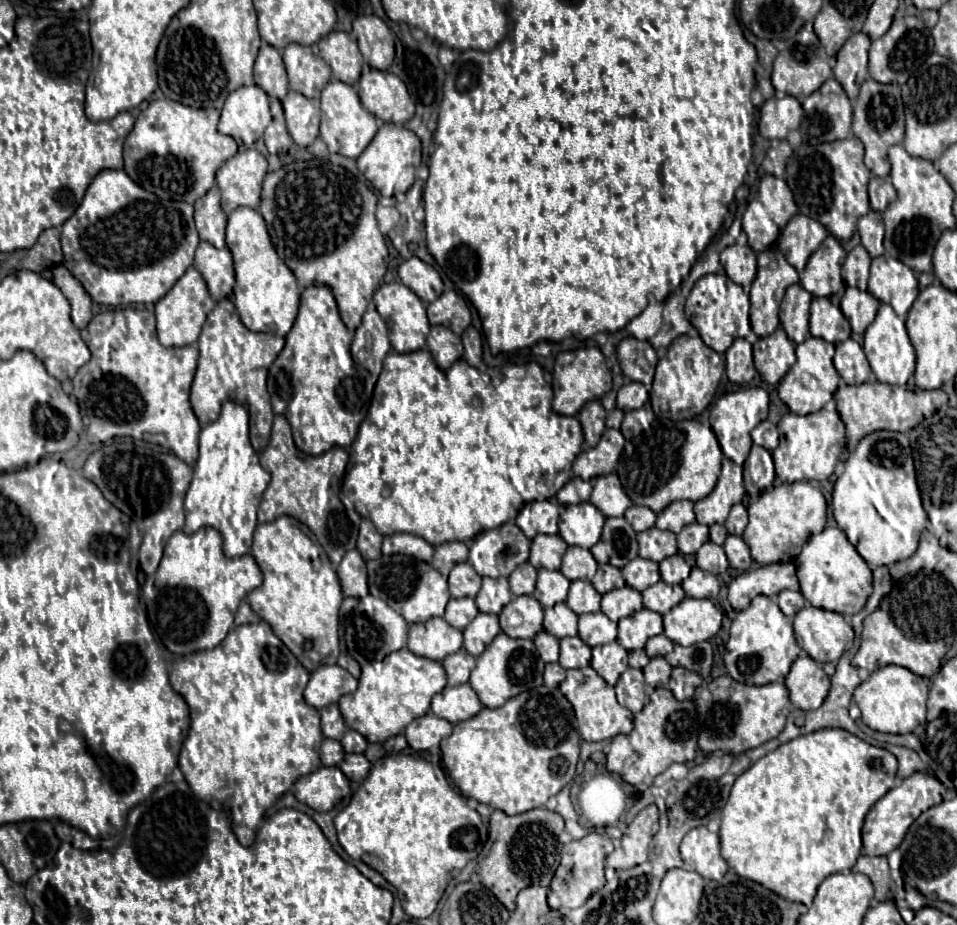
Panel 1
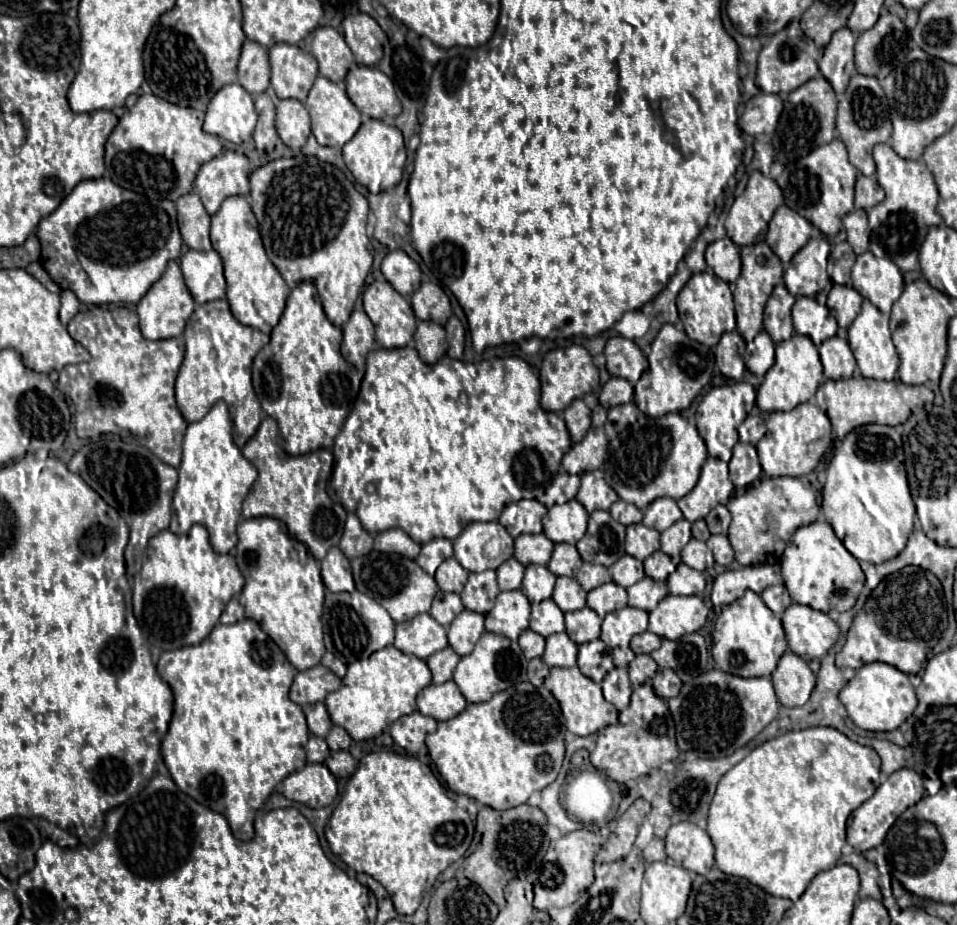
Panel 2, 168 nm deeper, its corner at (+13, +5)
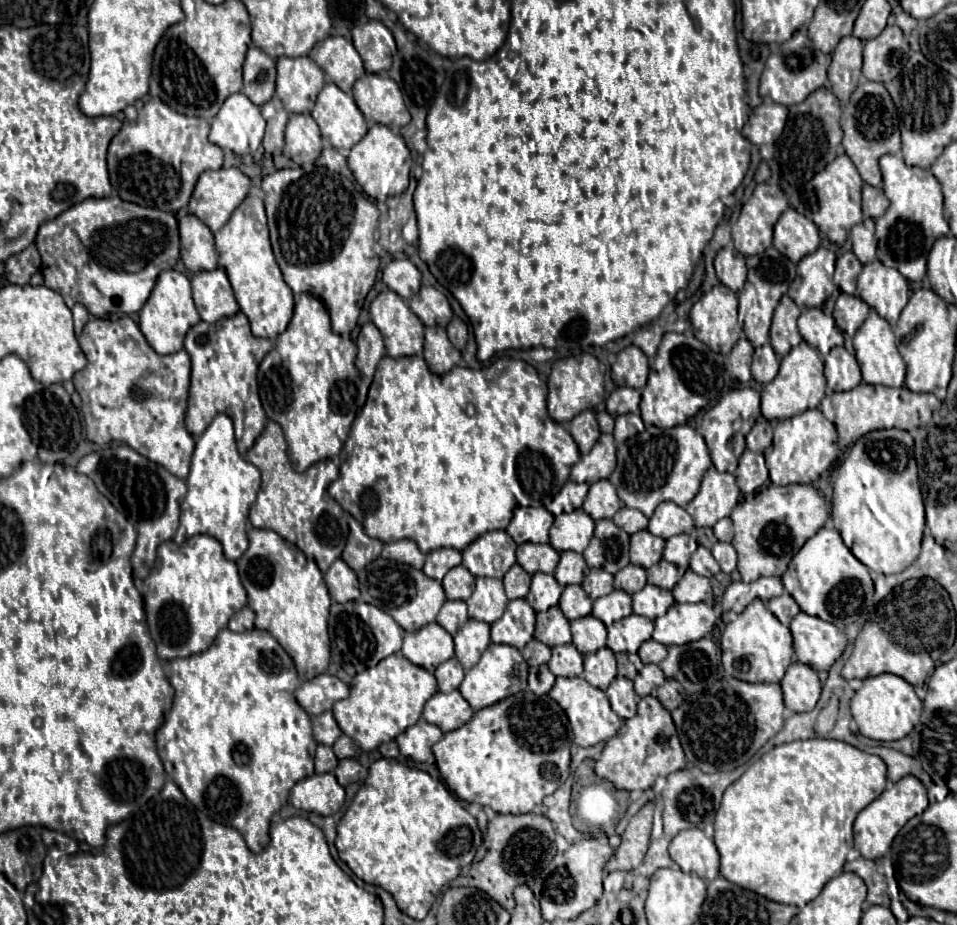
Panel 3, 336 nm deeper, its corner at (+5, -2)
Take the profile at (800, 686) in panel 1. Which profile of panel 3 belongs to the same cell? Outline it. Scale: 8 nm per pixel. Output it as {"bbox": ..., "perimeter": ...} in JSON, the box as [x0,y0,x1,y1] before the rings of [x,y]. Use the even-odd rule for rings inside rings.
{"bbox":[781,662,821,712],"perimeter":[[[793,662],[785,678],[781,680],[785,706],[791,712],[811,712],[819,700],[821,694],[821,682],[813,668],[801,662]]]}

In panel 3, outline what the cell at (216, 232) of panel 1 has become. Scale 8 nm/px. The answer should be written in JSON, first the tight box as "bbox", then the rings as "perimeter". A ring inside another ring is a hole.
{"bbox":[179,214,217,274],"perimeter":[[[181,214],[179,236],[181,236],[181,262],[191,274],[217,268],[213,232],[197,216]]]}

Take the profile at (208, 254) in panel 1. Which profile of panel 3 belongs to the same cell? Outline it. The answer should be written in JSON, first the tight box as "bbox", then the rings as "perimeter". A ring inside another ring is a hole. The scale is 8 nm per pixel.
{"bbox":[191,268,239,322],"perimeter":[[[223,268],[197,272],[193,274],[191,284],[193,284],[193,300],[201,320],[217,322],[227,316],[235,316],[239,312],[239,304],[233,296],[231,284]]]}

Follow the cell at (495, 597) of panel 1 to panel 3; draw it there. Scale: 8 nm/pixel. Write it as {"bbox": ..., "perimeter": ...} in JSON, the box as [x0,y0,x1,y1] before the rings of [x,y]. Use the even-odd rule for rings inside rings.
{"bbox":[467,578,509,624],"perimeter":[[[477,578],[475,590],[467,600],[469,618],[493,624],[495,620],[499,620],[499,616],[503,616],[507,604],[509,600],[499,578]]]}

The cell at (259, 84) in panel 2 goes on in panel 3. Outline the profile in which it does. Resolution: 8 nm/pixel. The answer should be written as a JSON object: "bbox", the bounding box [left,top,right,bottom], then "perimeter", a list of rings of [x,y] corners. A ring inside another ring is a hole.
{"bbox":[243,46,275,104],"perimeter":[[[257,46],[247,50],[243,62],[243,90],[253,104],[265,104],[275,94],[275,60]]]}

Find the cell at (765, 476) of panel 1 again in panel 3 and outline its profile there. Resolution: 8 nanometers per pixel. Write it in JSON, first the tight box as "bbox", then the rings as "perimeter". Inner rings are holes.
{"bbox":[735,450,769,494],"perimeter":[[[745,450],[741,454],[741,458],[739,458],[739,466],[735,470],[735,478],[737,478],[737,486],[739,486],[739,490],[743,494],[751,494],[759,486],[767,484],[769,474],[767,474],[767,468],[765,468],[763,454]]]}

